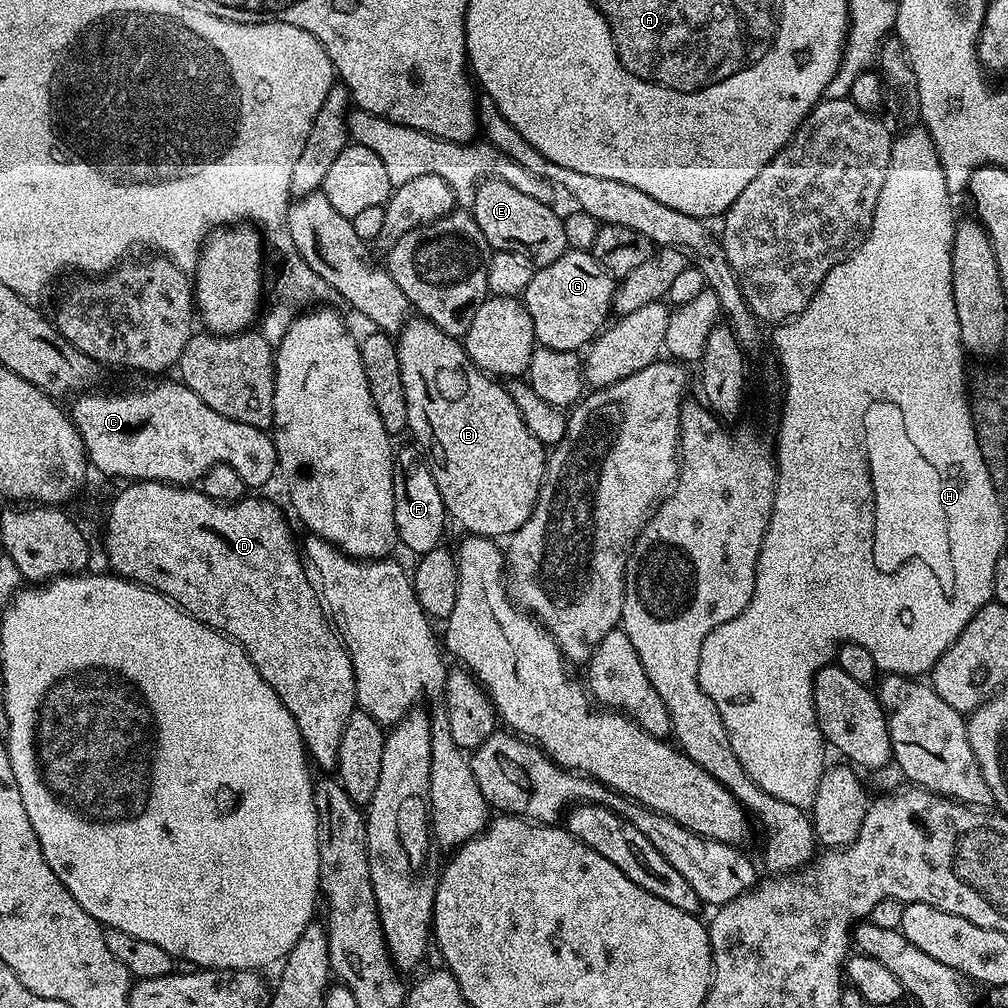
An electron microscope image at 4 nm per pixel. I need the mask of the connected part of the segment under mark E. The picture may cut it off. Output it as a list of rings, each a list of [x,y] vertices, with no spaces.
[[[487,179],[476,187],[470,211],[493,250],[517,252],[530,258],[533,265],[543,266],[569,251],[561,213],[556,213],[554,209],[552,204],[538,202],[538,198],[522,194],[506,182]]]

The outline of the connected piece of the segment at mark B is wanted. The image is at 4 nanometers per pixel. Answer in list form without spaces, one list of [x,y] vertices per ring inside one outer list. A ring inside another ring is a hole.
[[[410,318],[404,323],[398,335],[395,337],[396,349],[398,350],[398,366],[402,370],[402,390],[406,390],[406,418],[408,419],[407,431],[412,432],[414,439],[420,443],[420,448],[425,452],[426,463],[434,482],[438,486],[438,493],[442,496],[447,515],[452,520],[456,519],[465,529],[465,533],[474,536],[487,536],[489,538],[507,538],[515,534],[530,518],[534,506],[538,502],[540,487],[544,481],[544,469],[546,467],[546,446],[530,434],[518,406],[514,402],[511,391],[507,387],[503,388],[499,379],[493,378],[487,372],[482,371],[468,357],[468,352],[464,349],[463,343],[455,336],[448,336],[438,326],[434,326],[423,318]]]

